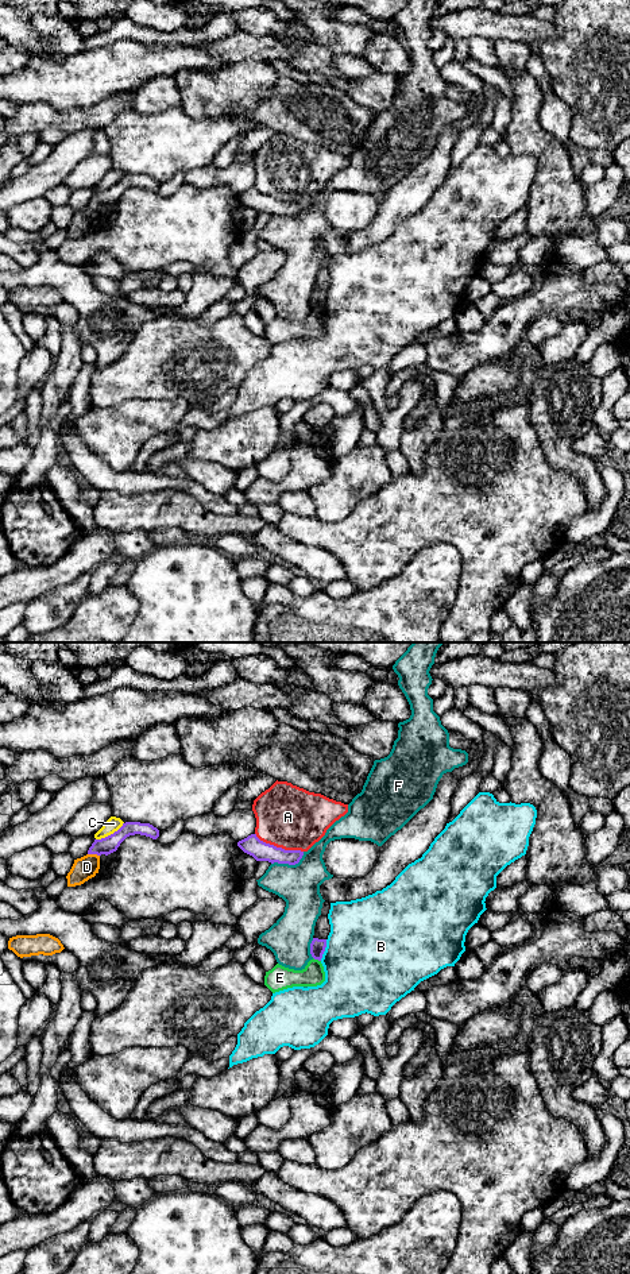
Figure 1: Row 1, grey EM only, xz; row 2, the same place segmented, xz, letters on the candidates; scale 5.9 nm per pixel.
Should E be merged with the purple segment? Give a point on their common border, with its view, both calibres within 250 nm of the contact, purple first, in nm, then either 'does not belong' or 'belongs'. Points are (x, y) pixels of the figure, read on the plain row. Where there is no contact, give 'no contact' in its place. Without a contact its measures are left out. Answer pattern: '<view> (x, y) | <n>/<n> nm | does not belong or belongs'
xz (317, 311) | 90/140 nm | does not belong

